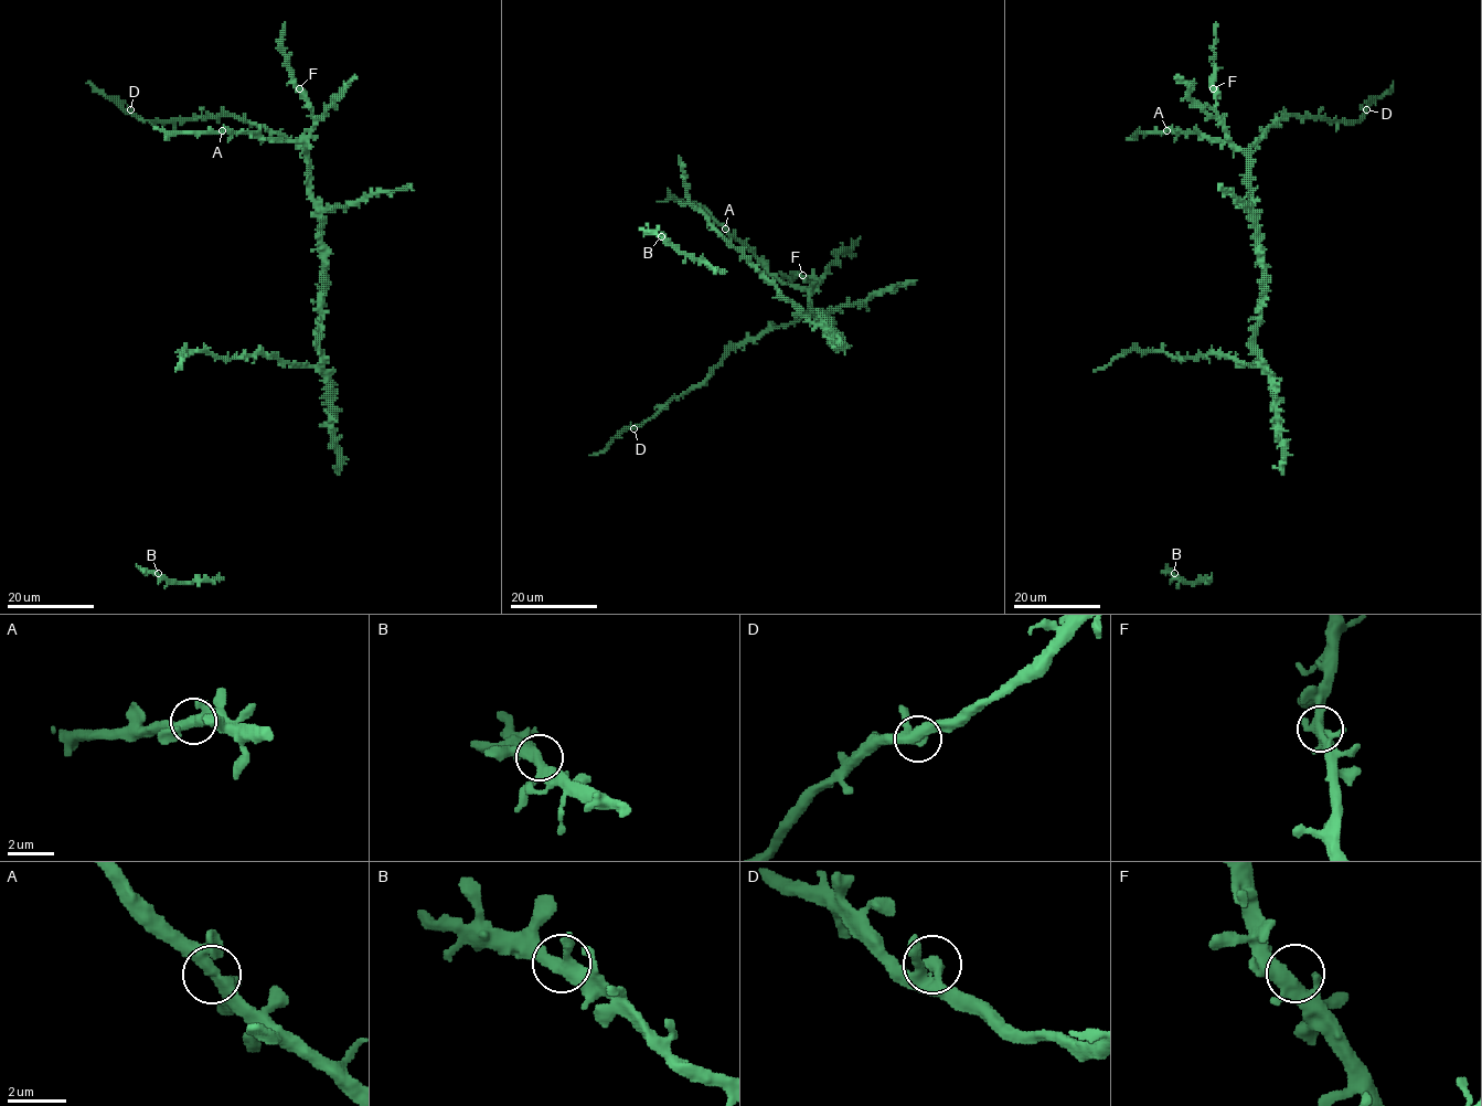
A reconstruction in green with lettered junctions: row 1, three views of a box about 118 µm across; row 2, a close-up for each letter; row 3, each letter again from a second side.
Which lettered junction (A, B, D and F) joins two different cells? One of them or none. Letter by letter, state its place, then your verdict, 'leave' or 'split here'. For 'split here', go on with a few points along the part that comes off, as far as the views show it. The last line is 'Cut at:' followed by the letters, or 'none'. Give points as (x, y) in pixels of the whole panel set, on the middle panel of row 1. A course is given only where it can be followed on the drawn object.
A: place (725, 229); leave
B: place (661, 236); leave
D: place (633, 428); leave
F: place (802, 275); leave
Cut at: none

